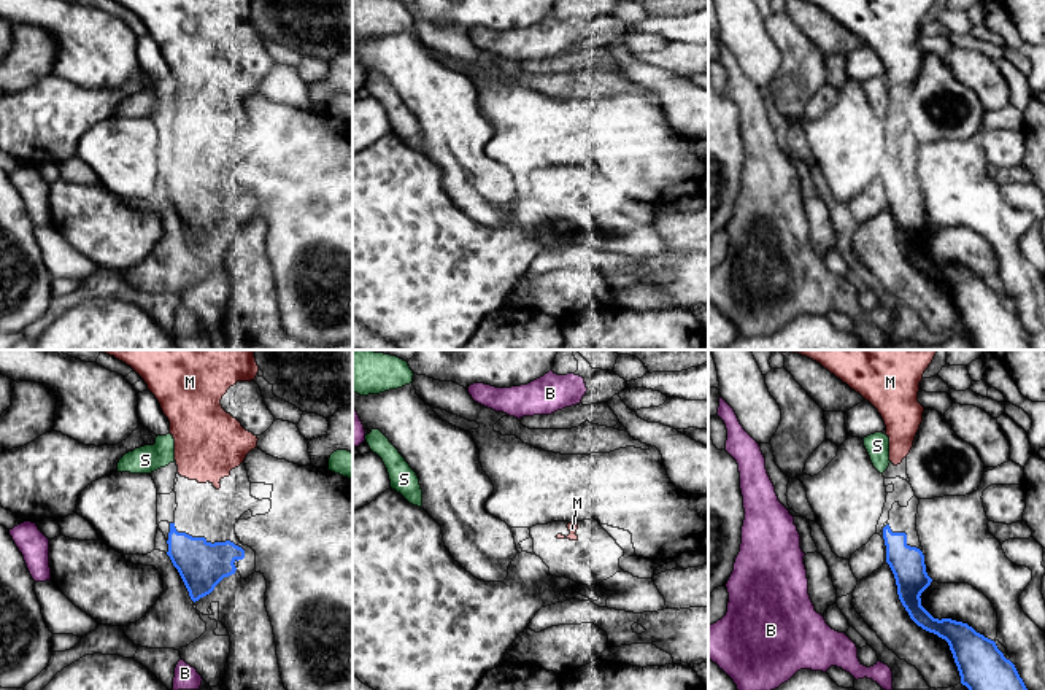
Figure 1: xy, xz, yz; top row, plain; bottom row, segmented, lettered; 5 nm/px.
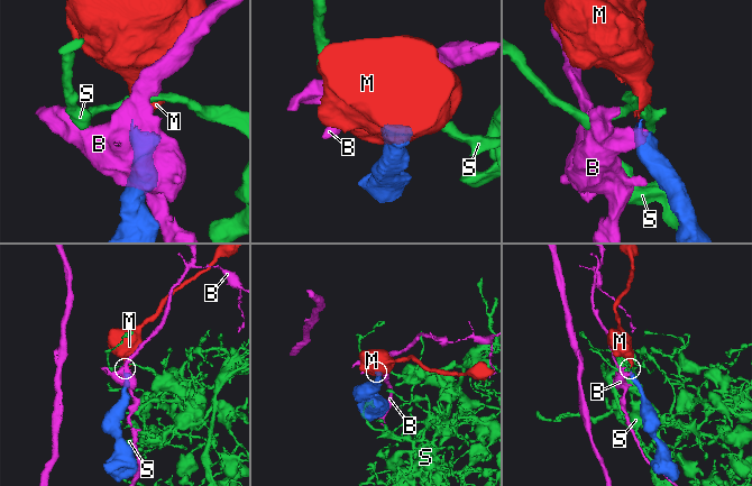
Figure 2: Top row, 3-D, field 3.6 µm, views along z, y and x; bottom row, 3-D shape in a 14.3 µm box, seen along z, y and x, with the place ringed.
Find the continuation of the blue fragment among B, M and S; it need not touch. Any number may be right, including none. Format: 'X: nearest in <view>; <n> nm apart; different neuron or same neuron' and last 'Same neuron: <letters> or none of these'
B: nearest in yz; 260 nm apart; different neuron
M: nearest in xy; 240 nm apart; same neuron
S: nearest in yz; 260 nm apart; different neuron
Same neuron: M

